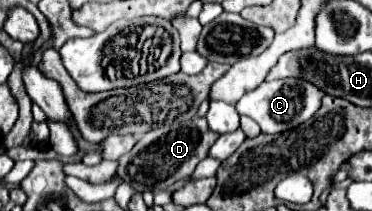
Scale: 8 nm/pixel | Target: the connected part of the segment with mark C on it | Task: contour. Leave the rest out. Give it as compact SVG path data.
M282 79L276 83L262 83L258 89L250 91L250 95L244 95L236 103L236 109L240 115L254 119L260 125L262 133L282 133L308 121L320 107L322 97L324 91L312 83L306 83L304 79Z

